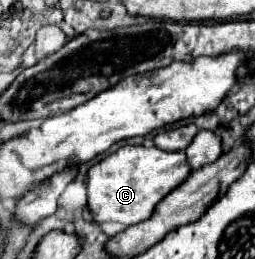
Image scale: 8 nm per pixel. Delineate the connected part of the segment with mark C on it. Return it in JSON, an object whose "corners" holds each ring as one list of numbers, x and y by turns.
{"corners":[[125,145,89,169,87,203,95,211,97,223,117,221,123,225,135,225,149,219,157,203,163,197,167,197,175,187,179,187,189,175,191,175,191,165,183,151,167,153,157,147]]}

